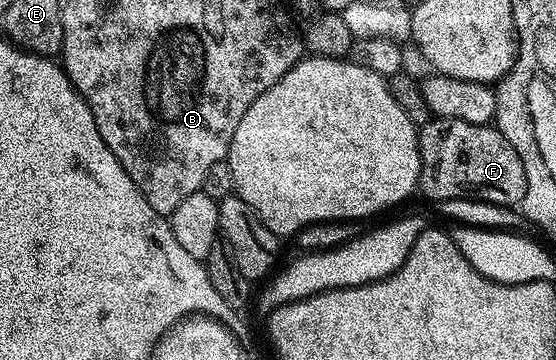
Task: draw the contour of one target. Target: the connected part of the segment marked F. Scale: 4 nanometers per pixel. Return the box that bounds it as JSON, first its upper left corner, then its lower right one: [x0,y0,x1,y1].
[417,117,527,207]

